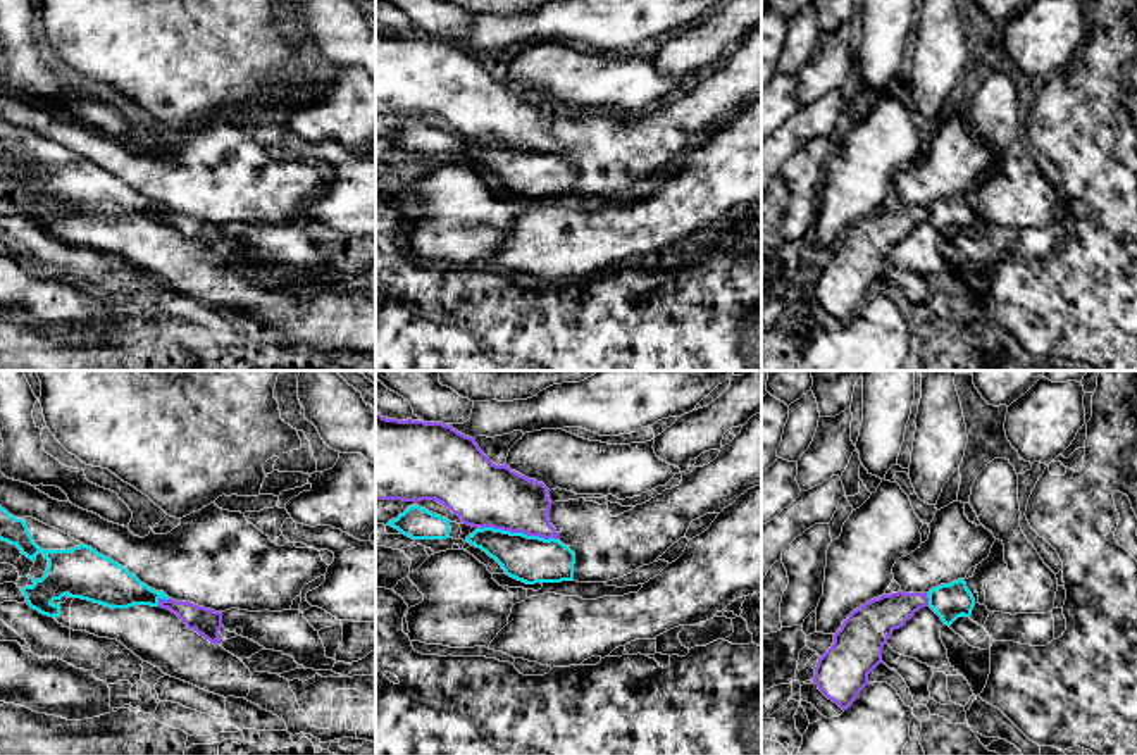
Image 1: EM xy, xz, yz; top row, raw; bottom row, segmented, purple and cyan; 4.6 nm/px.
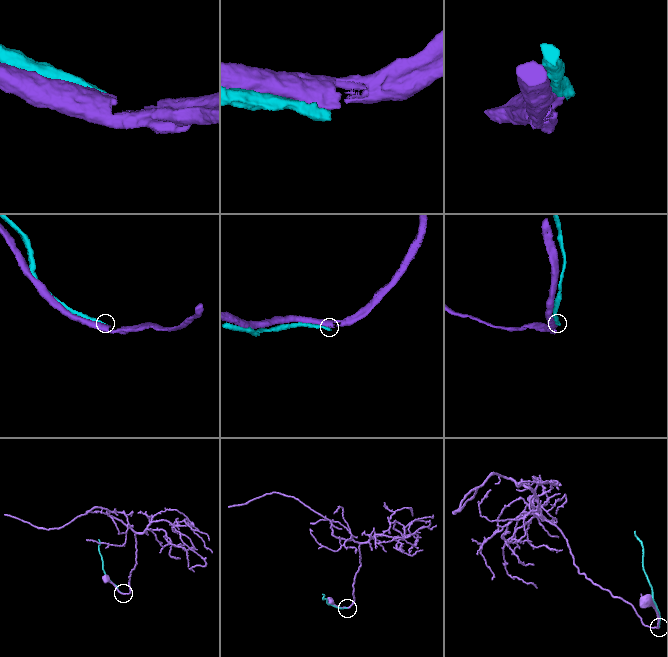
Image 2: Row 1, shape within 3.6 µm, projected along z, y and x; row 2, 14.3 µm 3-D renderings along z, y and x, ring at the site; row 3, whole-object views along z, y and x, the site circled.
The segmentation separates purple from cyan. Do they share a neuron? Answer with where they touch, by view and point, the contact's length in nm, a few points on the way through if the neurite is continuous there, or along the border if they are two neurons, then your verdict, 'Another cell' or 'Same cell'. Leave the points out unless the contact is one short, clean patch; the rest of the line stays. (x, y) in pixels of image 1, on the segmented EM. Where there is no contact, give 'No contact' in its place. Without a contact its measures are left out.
Touches purple at xz (517, 531). Shared border 380 nm. Boundary: xz (478, 526), (557, 540). Another cell

